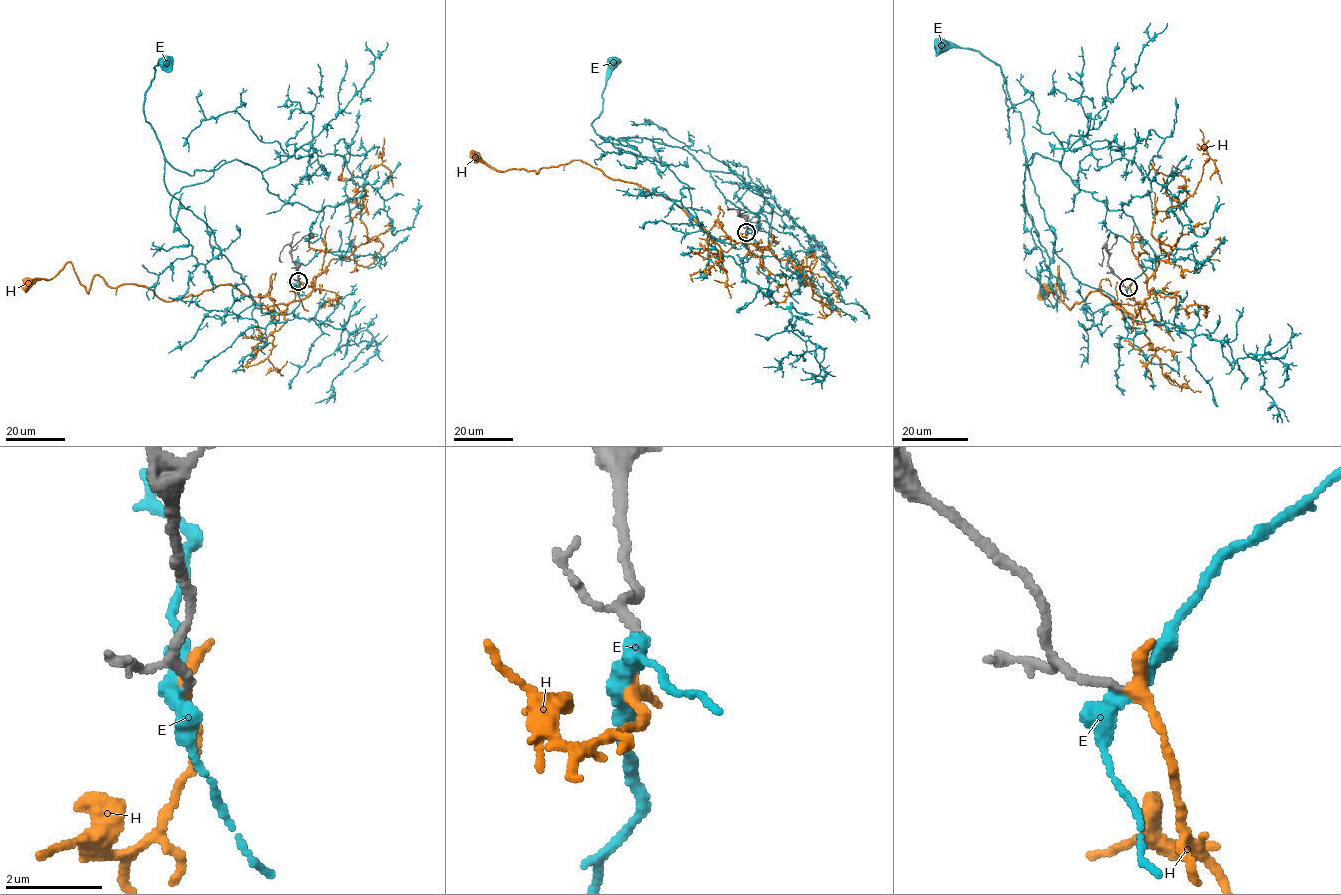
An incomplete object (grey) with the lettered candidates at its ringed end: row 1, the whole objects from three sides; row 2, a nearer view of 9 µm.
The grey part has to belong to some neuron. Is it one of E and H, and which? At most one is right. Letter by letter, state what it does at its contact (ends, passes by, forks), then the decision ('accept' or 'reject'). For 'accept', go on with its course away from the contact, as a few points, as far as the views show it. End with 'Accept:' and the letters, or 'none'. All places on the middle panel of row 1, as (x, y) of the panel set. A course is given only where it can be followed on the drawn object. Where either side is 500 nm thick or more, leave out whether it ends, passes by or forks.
E: it passes by | reject
H: it passes by | accept | via (746, 232), (741, 243), (712, 239), (675, 203), (580, 160), (538, 173), (501, 171), (474, 155)
Accept: H

